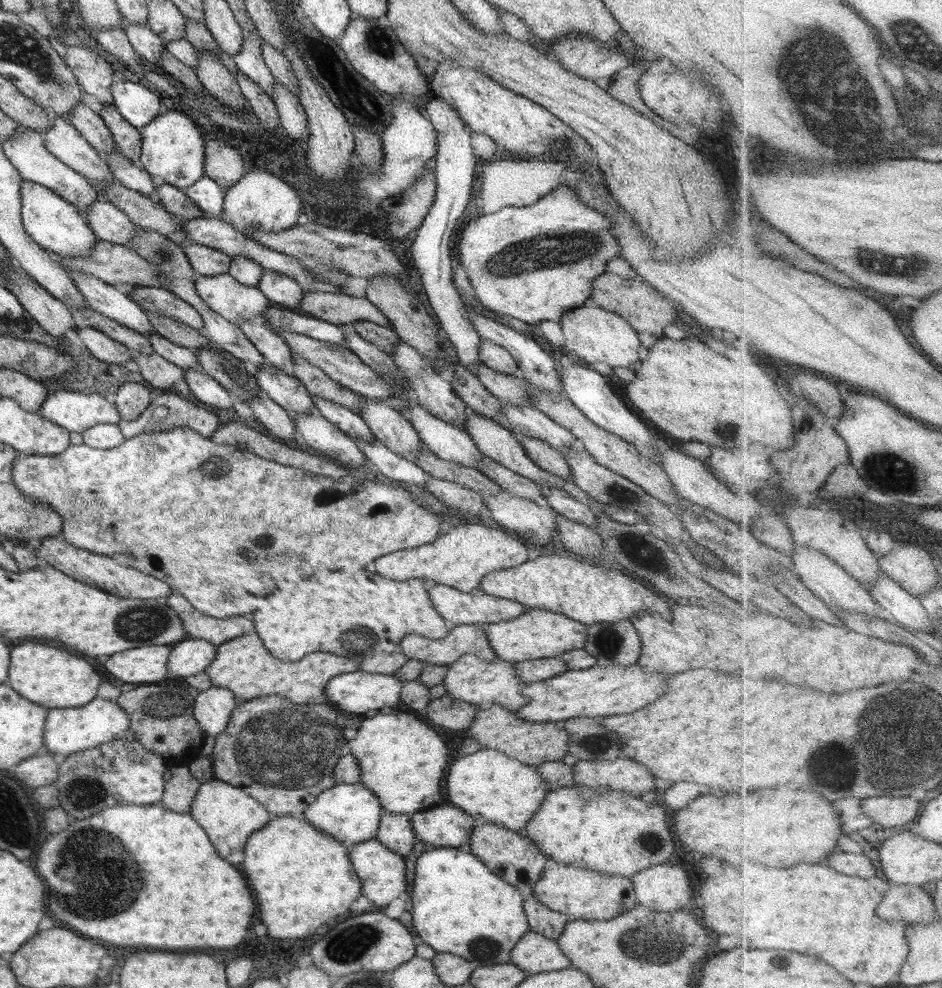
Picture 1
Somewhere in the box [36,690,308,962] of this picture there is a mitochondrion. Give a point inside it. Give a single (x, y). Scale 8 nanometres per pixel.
(94, 900)

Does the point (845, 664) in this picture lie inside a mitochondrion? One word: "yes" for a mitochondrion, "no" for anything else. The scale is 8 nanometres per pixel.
no

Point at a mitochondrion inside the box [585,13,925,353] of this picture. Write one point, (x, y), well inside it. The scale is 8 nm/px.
(836, 85)

